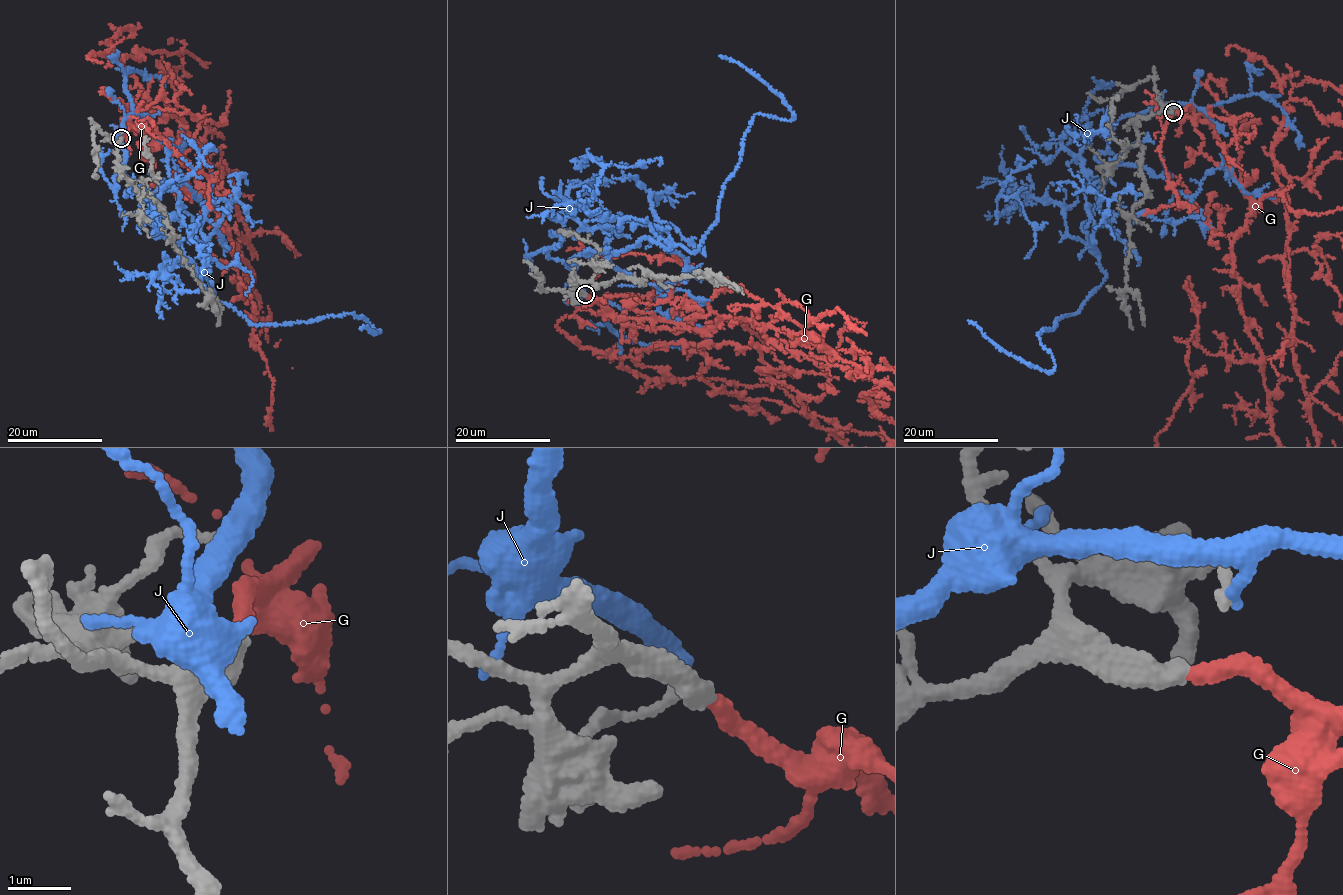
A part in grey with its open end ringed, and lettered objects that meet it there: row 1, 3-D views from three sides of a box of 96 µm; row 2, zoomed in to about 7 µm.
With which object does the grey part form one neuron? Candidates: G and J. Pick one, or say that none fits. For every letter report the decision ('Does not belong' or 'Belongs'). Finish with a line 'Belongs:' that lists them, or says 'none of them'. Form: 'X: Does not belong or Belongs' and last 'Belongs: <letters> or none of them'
G: Belongs
J: Does not belong
Belongs: G

